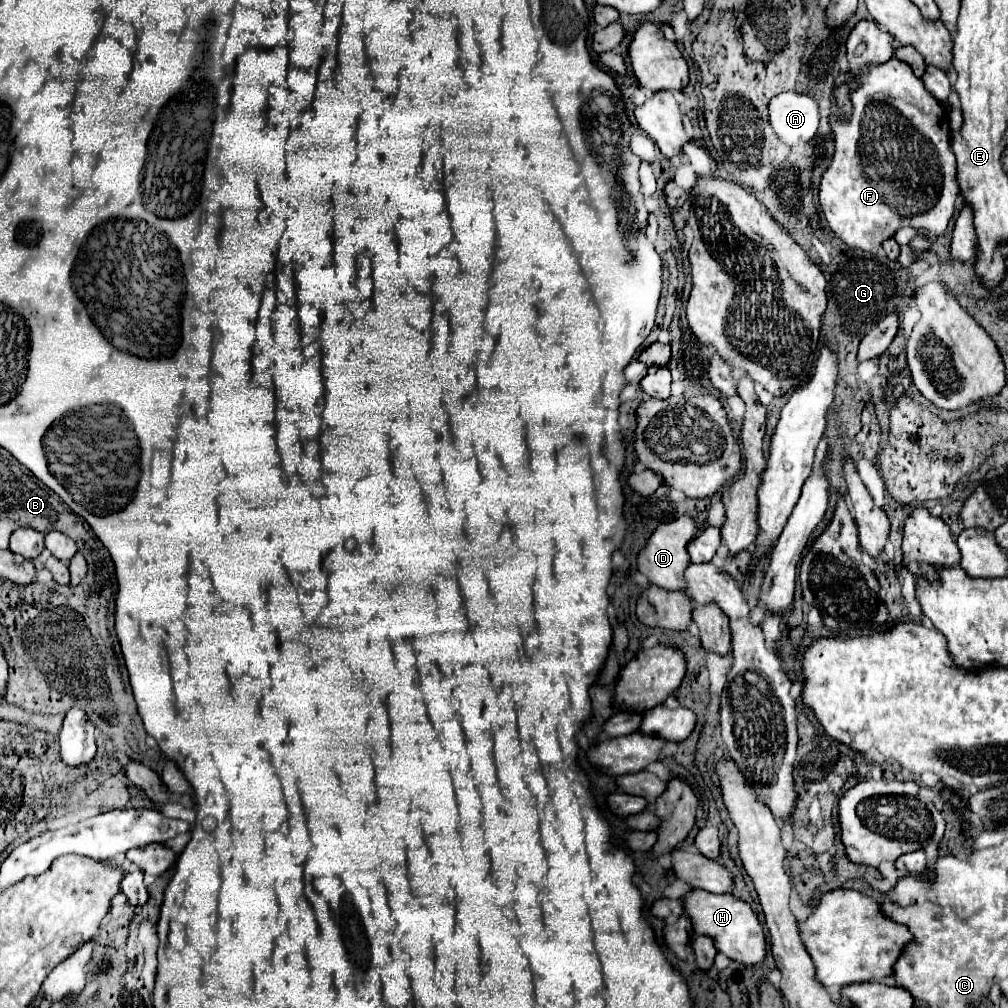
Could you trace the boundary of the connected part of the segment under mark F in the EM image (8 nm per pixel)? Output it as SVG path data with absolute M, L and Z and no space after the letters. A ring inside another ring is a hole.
M895 57L879 67L871 67L863 75L863 83L851 93L853 111L843 119L843 111L835 103L835 87L843 83L847 71L839 73L831 91L831 113L829 125L833 133L833 159L821 175L819 183L819 205L829 223L829 229L849 247L857 247L869 253L877 253L881 243L899 227L917 227L943 235L953 215L953 205L959 199L959 187L955 179L955 155L951 151L951 129L949 117L941 103L925 91L923 81L913 75L907 63Z

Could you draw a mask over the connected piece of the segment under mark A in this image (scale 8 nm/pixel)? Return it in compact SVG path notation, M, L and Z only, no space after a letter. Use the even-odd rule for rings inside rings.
M799 93L775 95L769 103L769 125L777 139L789 147L807 143L819 127L817 103Z

